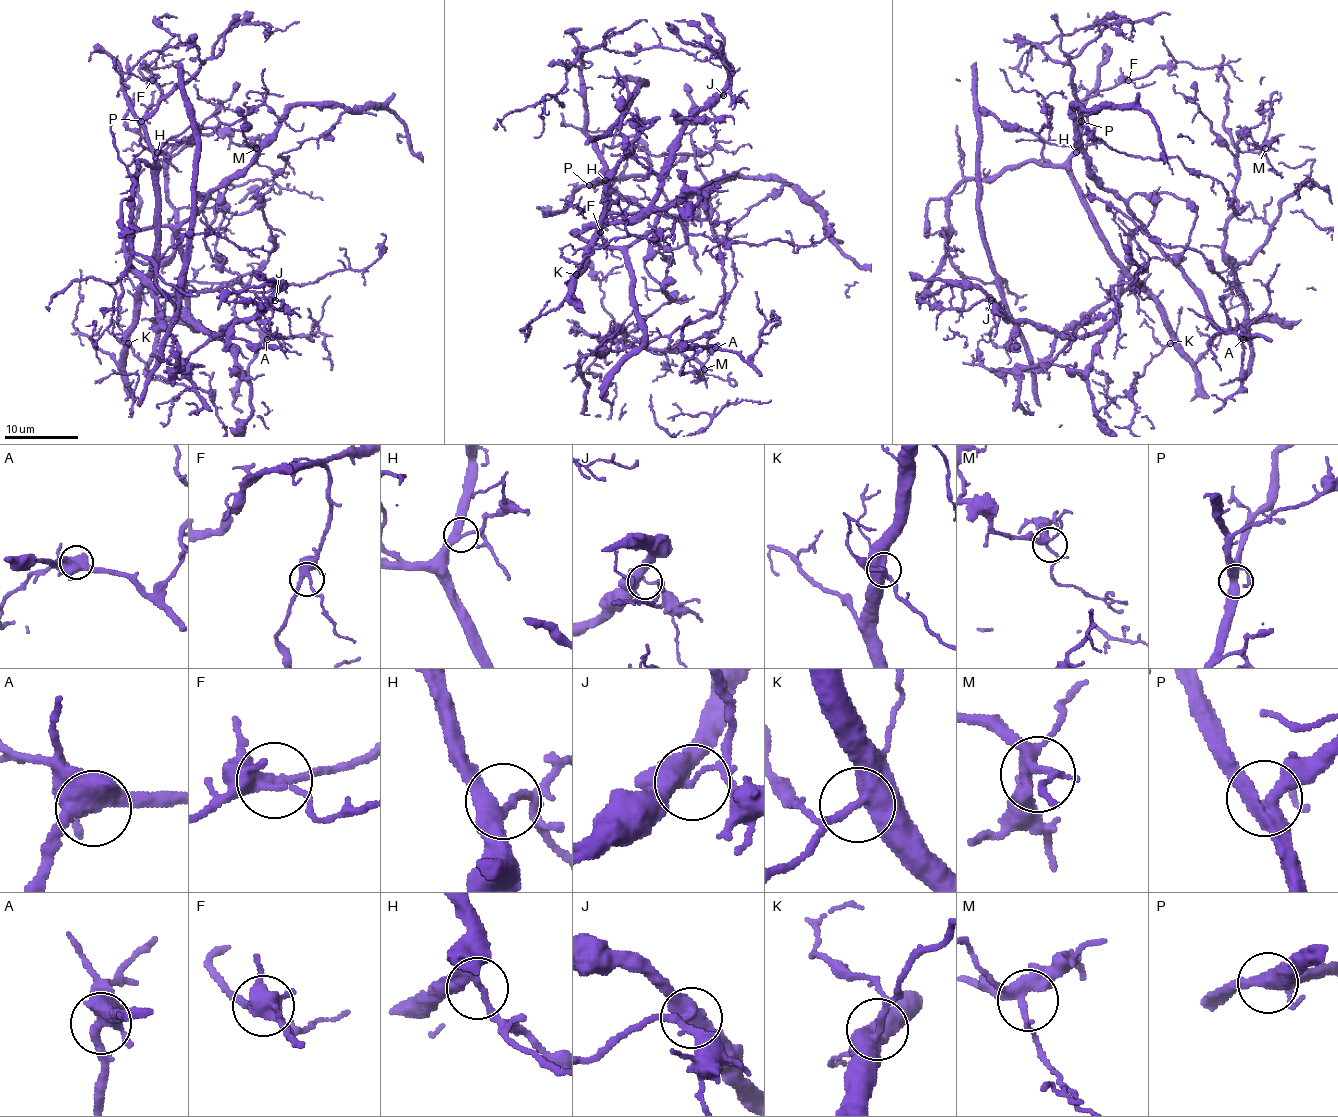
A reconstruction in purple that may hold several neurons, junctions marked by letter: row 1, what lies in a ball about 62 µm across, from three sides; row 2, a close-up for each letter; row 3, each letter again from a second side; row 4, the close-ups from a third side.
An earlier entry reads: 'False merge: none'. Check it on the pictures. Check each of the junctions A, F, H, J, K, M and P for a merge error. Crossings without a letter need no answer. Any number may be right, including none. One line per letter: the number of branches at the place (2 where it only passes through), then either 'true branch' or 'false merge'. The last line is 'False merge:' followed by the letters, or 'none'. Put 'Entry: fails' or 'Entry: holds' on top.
Entry: fails
A: branches 5; true branch
F: branches 6; true branch
H: branches 3; true branch
J: branches 5; false merge
K: branches 3; true branch
M: branches 5; true branch
P: branches 4; true branch
False merge: J

